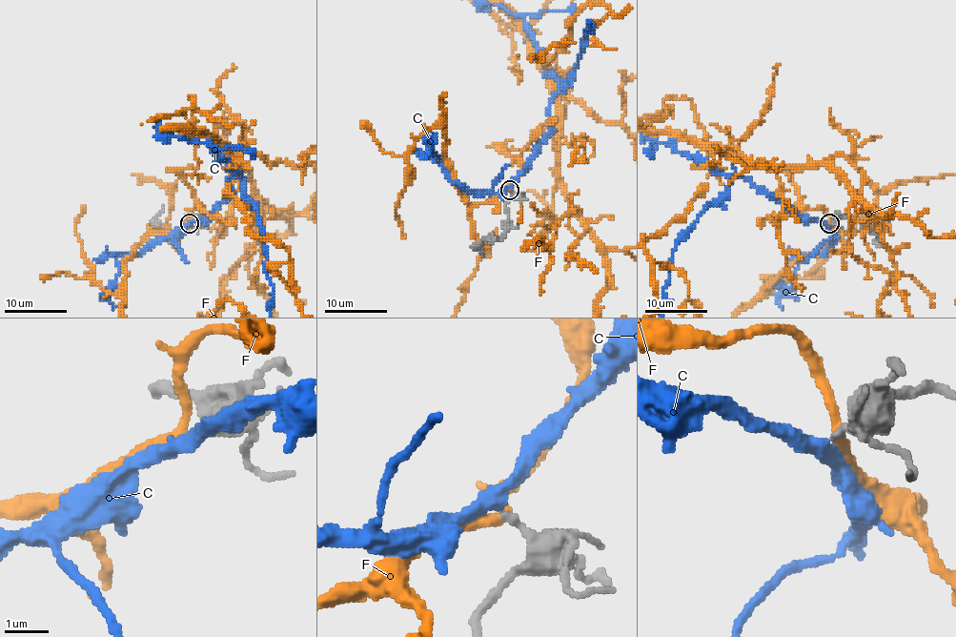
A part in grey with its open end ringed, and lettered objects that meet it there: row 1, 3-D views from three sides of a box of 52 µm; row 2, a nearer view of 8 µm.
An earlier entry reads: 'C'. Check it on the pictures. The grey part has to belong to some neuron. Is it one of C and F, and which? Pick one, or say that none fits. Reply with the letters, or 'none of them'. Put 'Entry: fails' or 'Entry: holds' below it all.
C
Entry: holds

